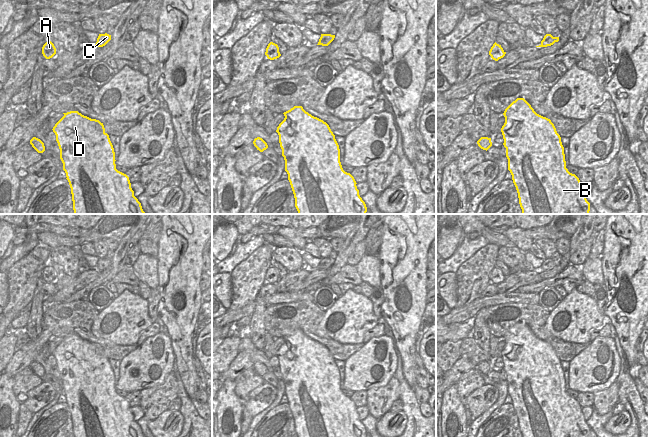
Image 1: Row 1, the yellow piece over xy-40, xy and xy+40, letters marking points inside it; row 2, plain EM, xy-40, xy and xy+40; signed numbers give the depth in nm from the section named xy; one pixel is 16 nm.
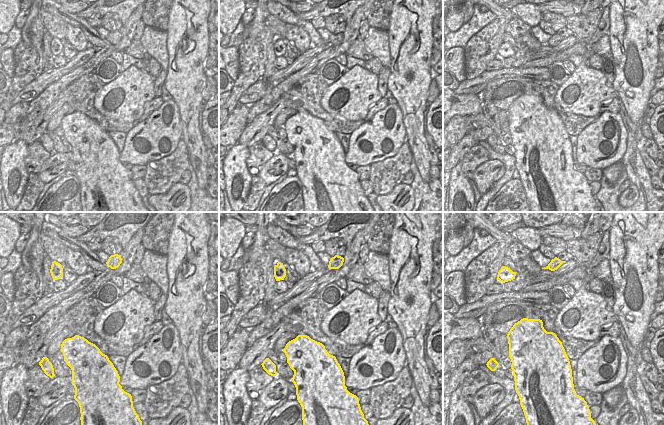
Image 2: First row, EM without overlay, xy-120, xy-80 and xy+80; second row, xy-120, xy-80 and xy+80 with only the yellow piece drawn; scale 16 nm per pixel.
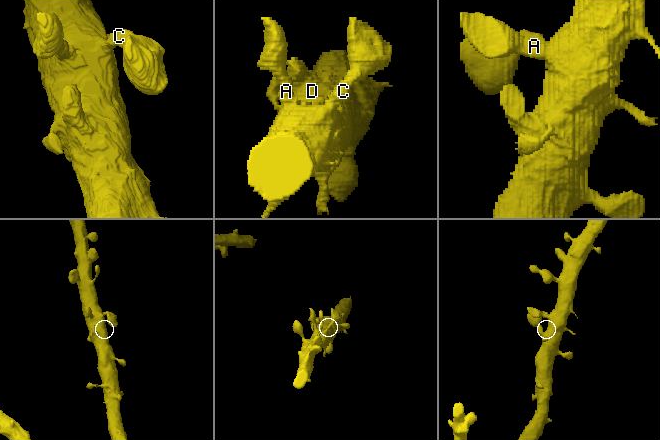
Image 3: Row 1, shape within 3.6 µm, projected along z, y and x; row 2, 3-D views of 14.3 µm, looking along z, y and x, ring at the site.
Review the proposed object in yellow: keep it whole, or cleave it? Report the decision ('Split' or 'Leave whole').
Leave whole.

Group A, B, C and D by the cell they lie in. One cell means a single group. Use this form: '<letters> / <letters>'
A B C D

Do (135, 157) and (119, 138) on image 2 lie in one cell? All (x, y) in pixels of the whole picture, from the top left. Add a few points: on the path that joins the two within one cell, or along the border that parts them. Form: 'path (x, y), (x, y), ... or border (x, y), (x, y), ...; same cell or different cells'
border (127, 133), (124, 139), (123, 150), (120, 153); different cells

